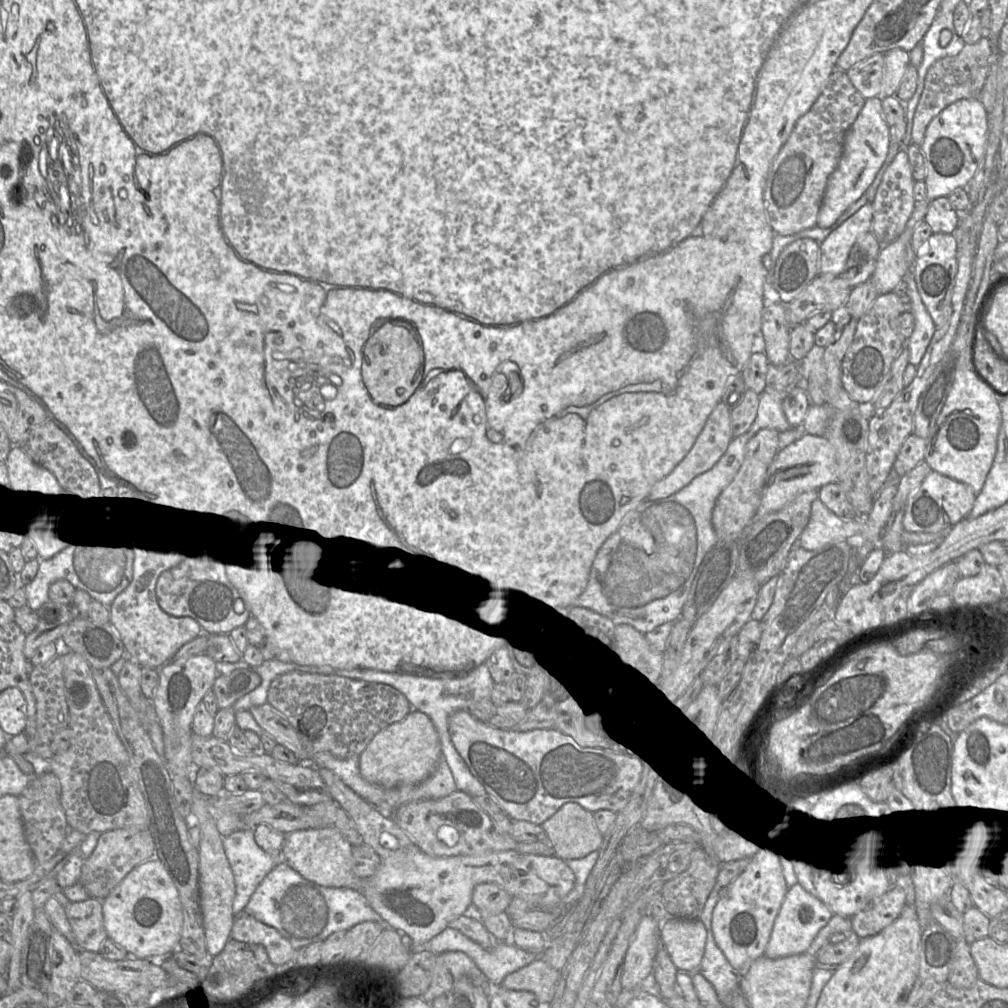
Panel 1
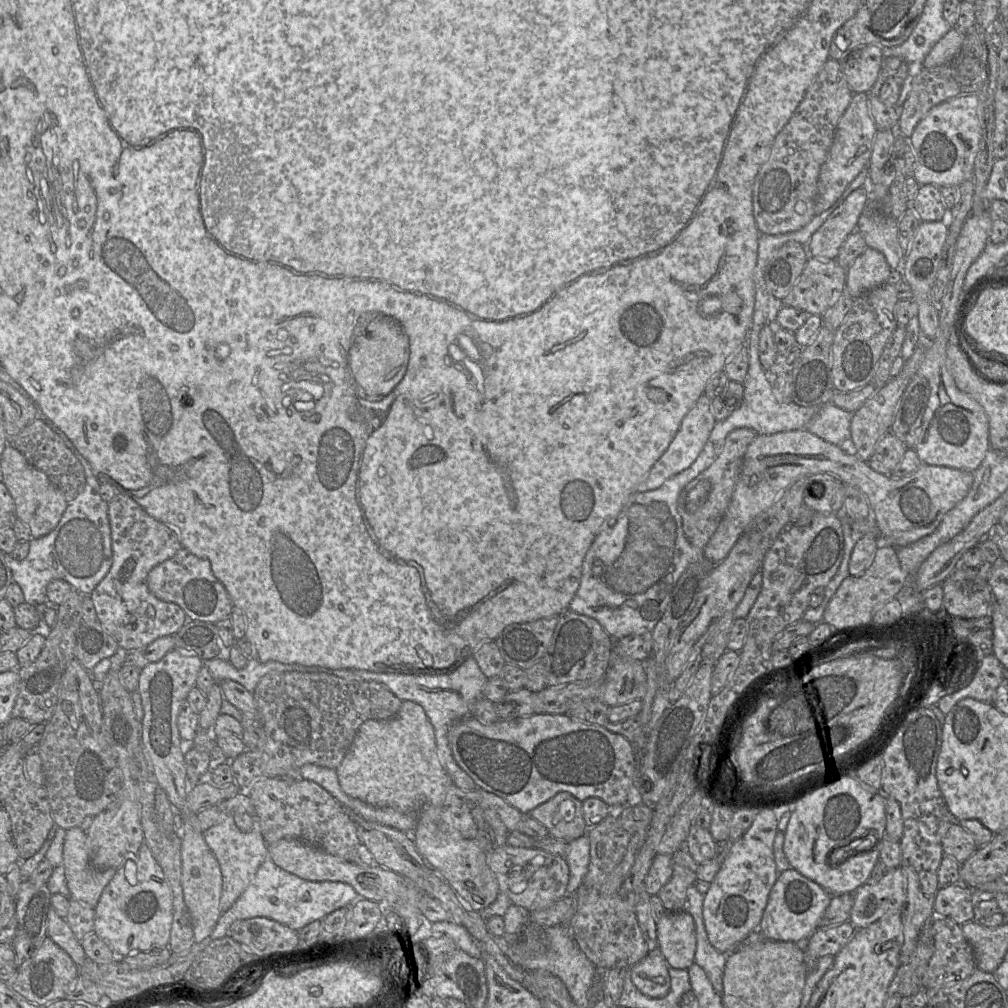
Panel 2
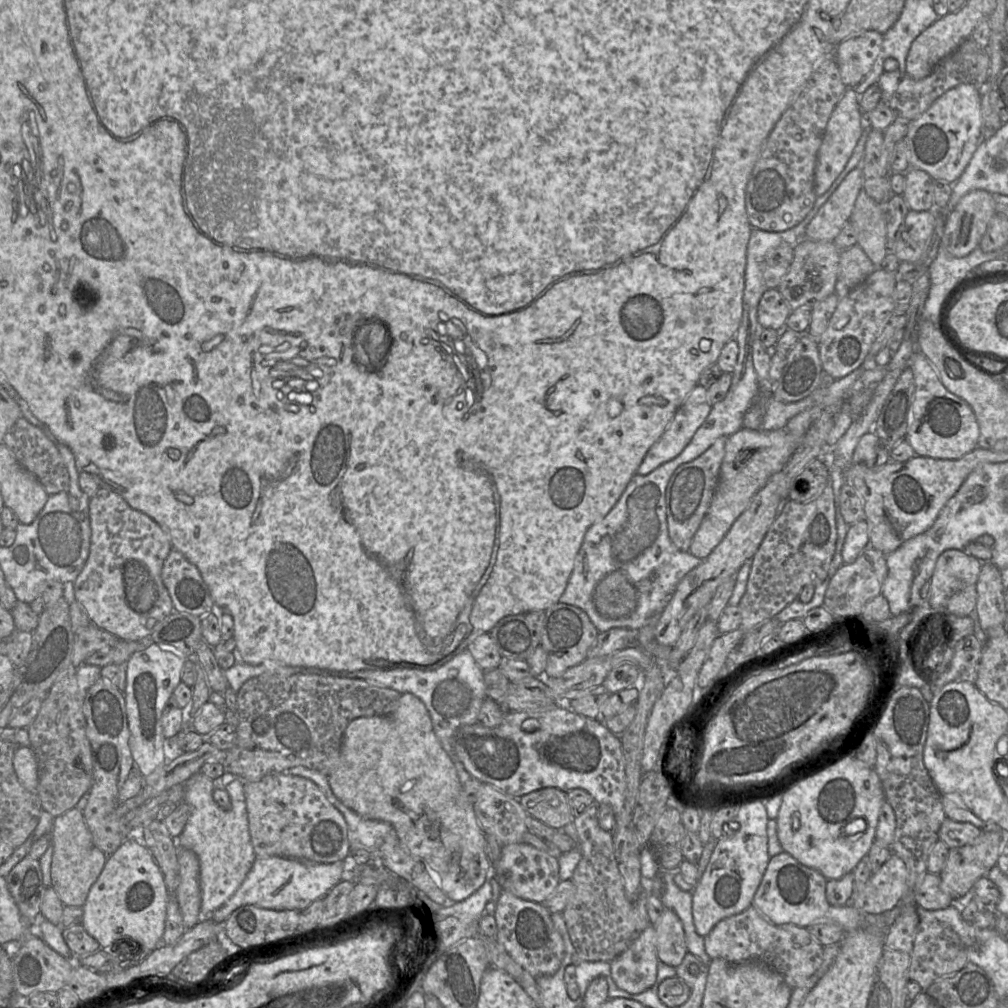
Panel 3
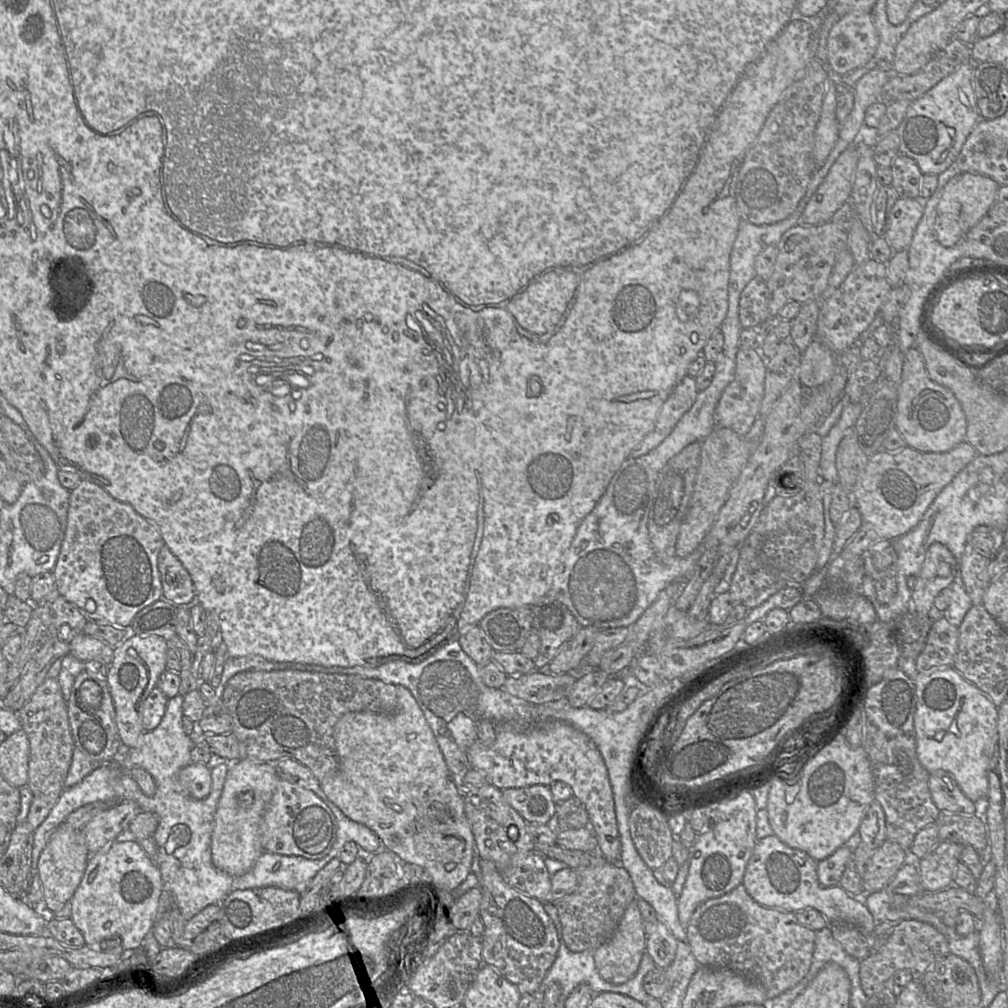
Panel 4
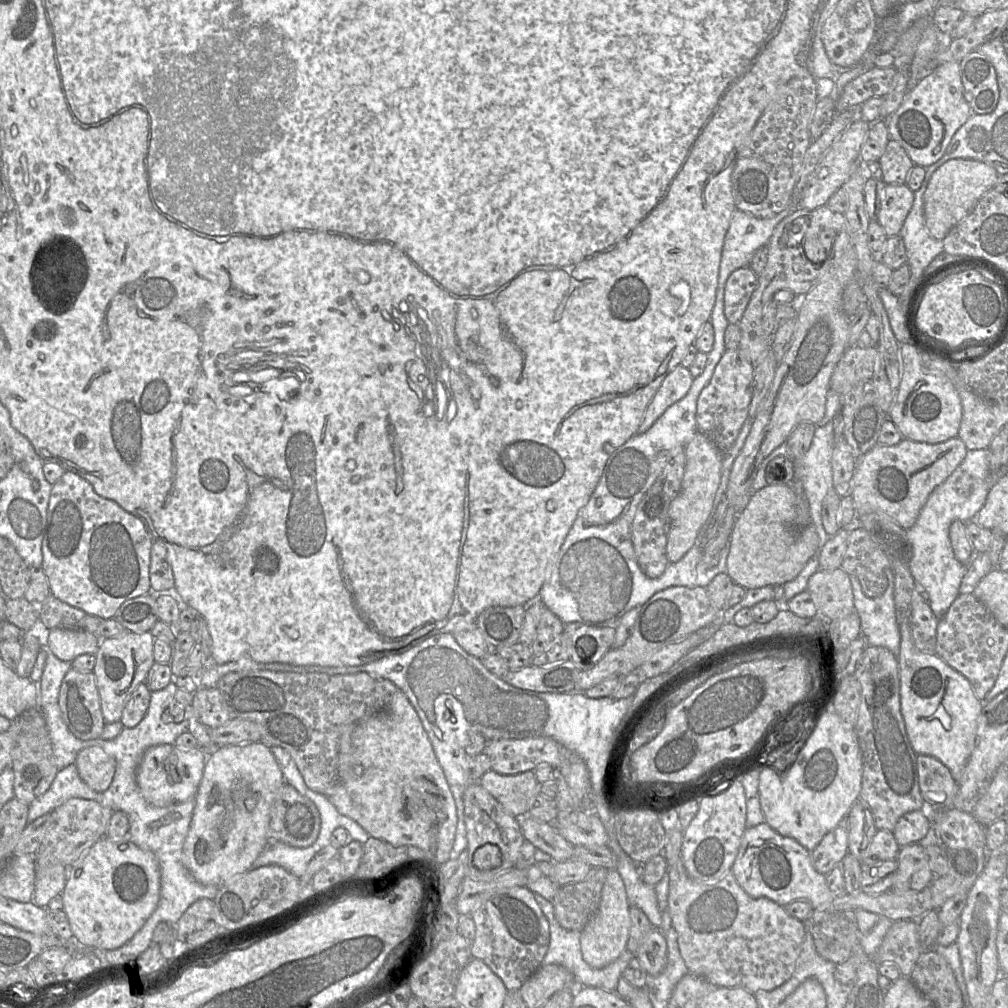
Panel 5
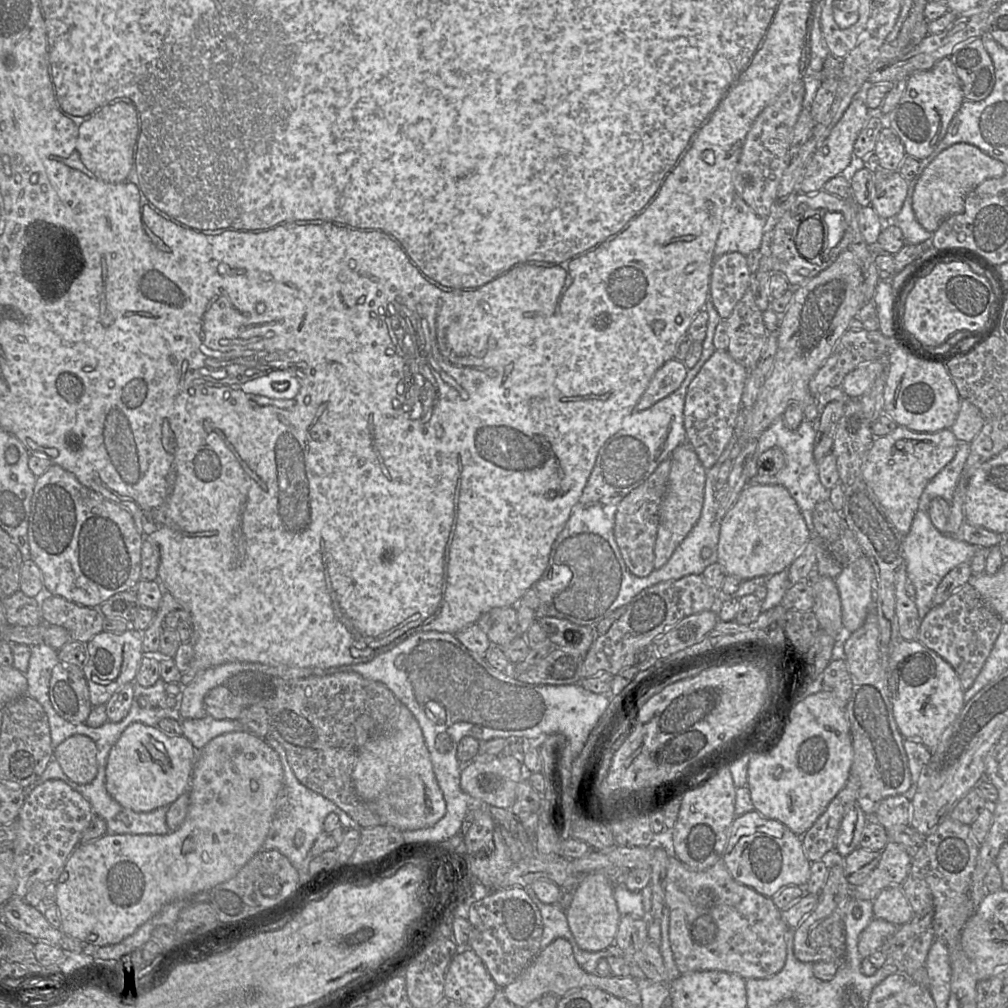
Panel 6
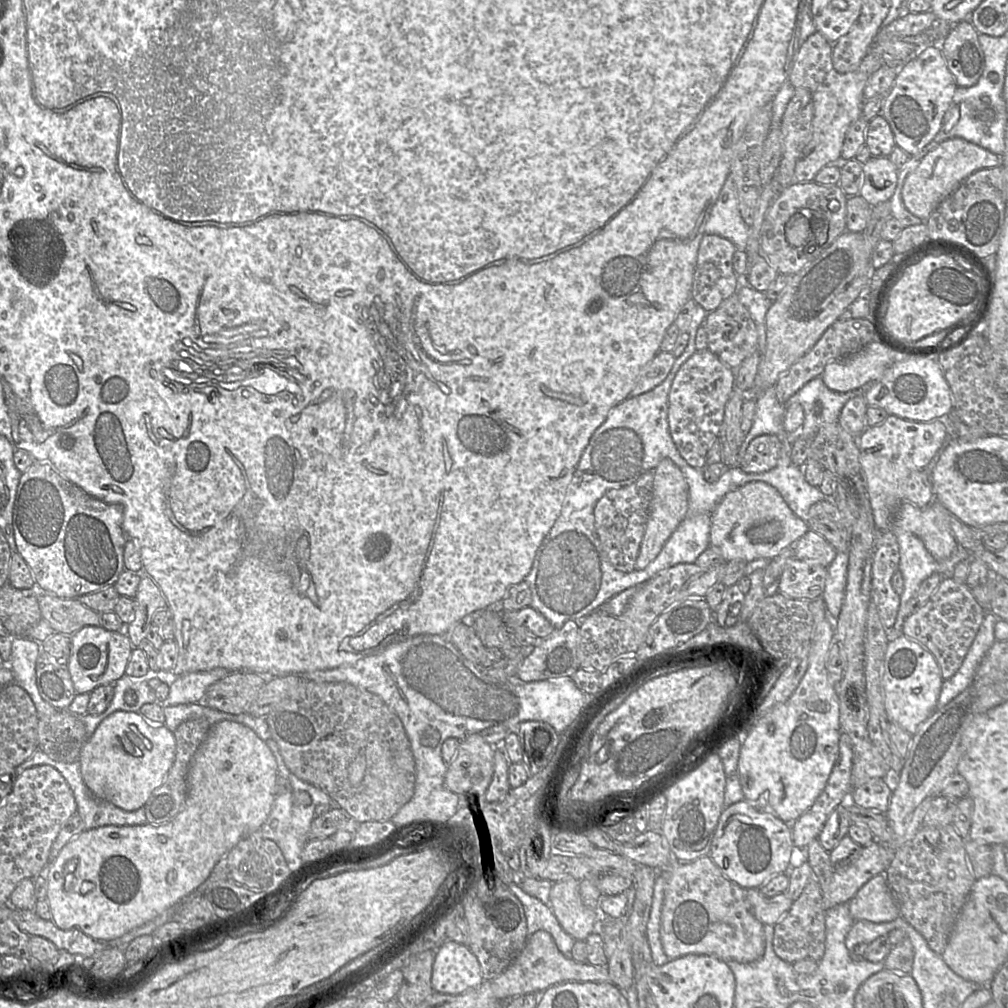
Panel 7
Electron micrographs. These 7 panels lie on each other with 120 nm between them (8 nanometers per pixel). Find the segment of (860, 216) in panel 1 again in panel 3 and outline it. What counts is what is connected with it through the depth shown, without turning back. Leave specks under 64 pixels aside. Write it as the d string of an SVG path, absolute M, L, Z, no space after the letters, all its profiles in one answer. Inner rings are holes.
M862 167L850 171L835 191L823 203L806 227L807 239L834 242L849 221L857 196L863 187Z

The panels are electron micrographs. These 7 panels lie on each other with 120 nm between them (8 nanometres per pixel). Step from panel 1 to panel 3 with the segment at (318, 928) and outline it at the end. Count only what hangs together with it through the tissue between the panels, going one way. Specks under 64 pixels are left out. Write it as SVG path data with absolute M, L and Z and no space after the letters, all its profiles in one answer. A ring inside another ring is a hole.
M281 856L256 857L236 892L210 918L218 924L223 924L234 910L244 905L272 910L304 909L343 880L343 869L343 861L315 863Z

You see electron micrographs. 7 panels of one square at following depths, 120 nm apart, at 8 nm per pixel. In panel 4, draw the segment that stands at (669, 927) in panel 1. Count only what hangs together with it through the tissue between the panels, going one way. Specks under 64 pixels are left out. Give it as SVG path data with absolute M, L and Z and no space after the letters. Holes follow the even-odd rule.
M661 922L647 936L646 953L651 956L657 968L668 968L675 959L678 940Z

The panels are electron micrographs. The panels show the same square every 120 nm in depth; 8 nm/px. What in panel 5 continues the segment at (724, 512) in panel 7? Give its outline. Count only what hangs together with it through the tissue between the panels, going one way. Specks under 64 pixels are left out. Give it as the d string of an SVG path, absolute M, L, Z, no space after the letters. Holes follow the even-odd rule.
M767 485L764 488L754 491L747 506L738 514L736 519L726 559L726 574L728 574L736 584L746 589L756 589L765 586L782 586L783 584L795 579L808 561L817 555L819 550L818 534L810 522L809 514L810 511L808 504L802 498L798 498L793 488L788 485Z

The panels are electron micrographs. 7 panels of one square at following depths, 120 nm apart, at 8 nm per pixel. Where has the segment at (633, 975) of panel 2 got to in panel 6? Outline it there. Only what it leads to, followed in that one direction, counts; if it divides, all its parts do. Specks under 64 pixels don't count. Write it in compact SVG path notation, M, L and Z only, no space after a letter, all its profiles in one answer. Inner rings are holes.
M604 873L583 876L576 887L565 916L571 933L582 950L598 952L608 948L615 941L621 914L614 899L611 879Z

